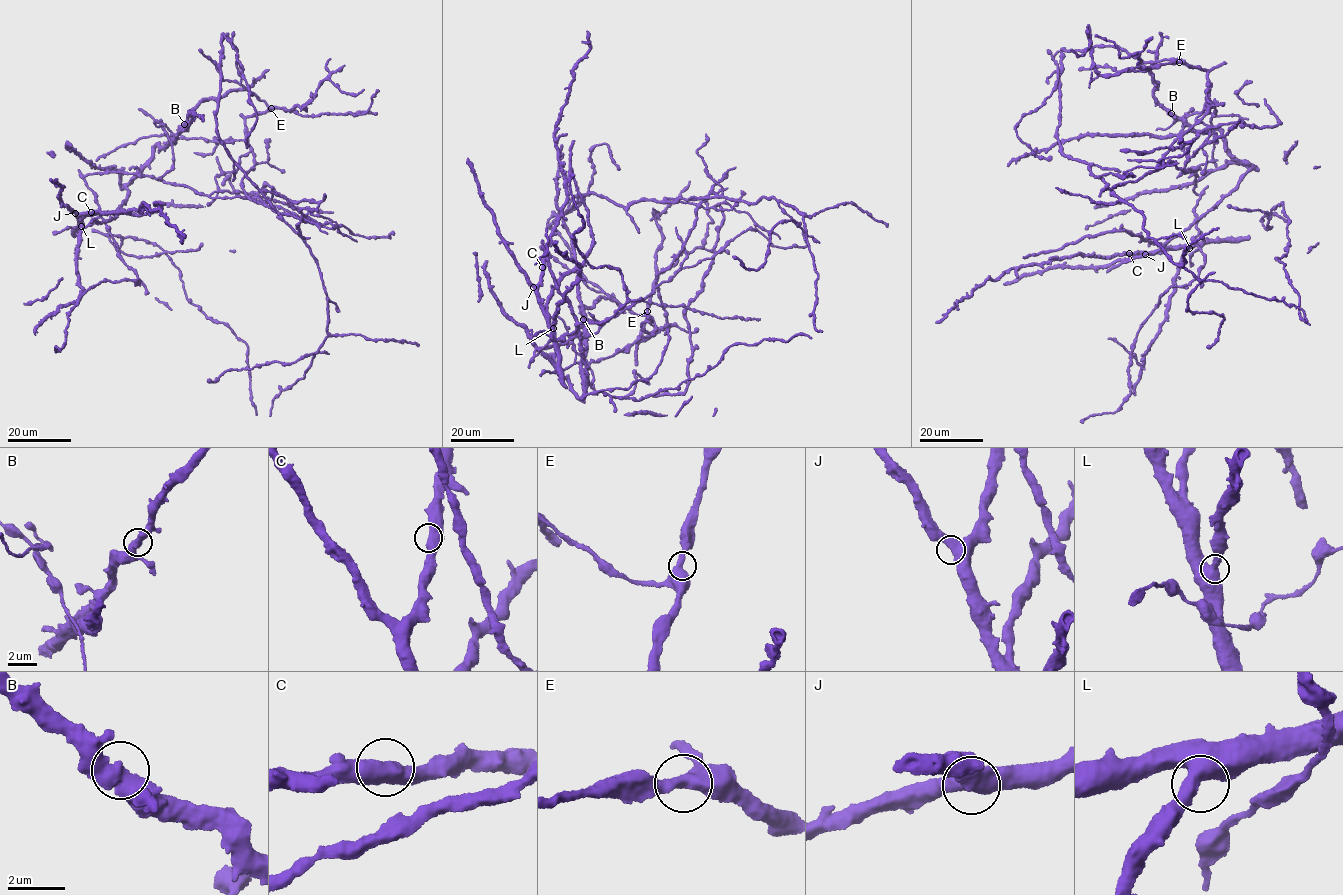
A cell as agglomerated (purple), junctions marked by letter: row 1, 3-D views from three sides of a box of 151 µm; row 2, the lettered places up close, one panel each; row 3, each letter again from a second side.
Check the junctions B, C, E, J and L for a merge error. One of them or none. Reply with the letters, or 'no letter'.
no letter

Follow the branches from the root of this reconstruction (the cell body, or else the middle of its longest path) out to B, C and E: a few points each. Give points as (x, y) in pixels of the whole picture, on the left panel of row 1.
B: (235, 49), (242, 88), (221, 97), (205, 98), (193, 109), (184, 124)
C: (235, 49), (242, 88), (205, 98), (166, 145), (155, 146), (114, 217), (99, 222), (91, 212)
E: (235, 49), (242, 85), (271, 108)

